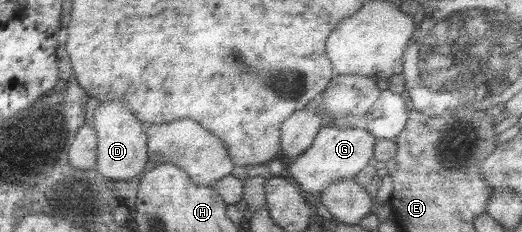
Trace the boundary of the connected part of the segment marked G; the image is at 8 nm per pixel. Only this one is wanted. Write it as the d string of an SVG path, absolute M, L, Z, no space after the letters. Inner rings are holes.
M325 122L315 134L311 145L296 158L285 163L285 175L292 180L301 192L310 193L316 200L323 189L334 181L356 177L367 166L372 157L376 139L363 127L338 127Z

